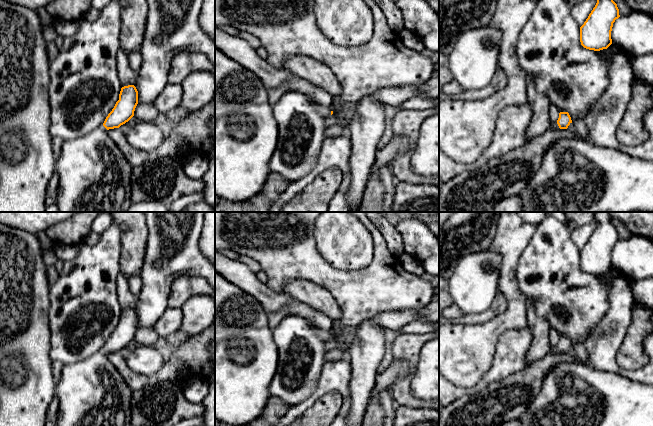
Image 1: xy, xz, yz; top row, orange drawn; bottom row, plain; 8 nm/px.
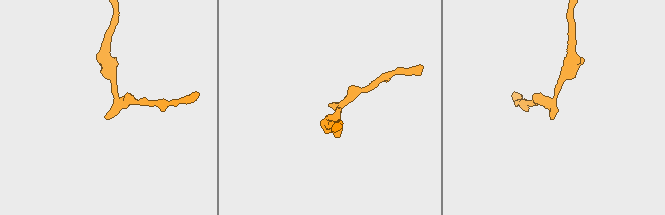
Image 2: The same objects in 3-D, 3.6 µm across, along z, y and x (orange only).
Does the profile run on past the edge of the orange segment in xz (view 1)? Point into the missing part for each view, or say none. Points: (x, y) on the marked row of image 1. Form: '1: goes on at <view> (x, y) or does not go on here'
1: does not go on here

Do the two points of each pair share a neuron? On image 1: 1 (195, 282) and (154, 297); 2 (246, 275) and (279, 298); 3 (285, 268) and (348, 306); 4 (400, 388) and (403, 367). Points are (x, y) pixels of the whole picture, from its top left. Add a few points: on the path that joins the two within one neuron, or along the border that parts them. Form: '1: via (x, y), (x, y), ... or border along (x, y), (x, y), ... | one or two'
1: border along (187, 274), (182, 274), (173, 281), (166, 306) | two
2: via (253, 283), (268, 298), (271, 298) | one
3: via (302, 268), (314, 268), (337, 289) | one
4: border along (405, 359), (409, 370), (392, 384), (389, 391) | two

